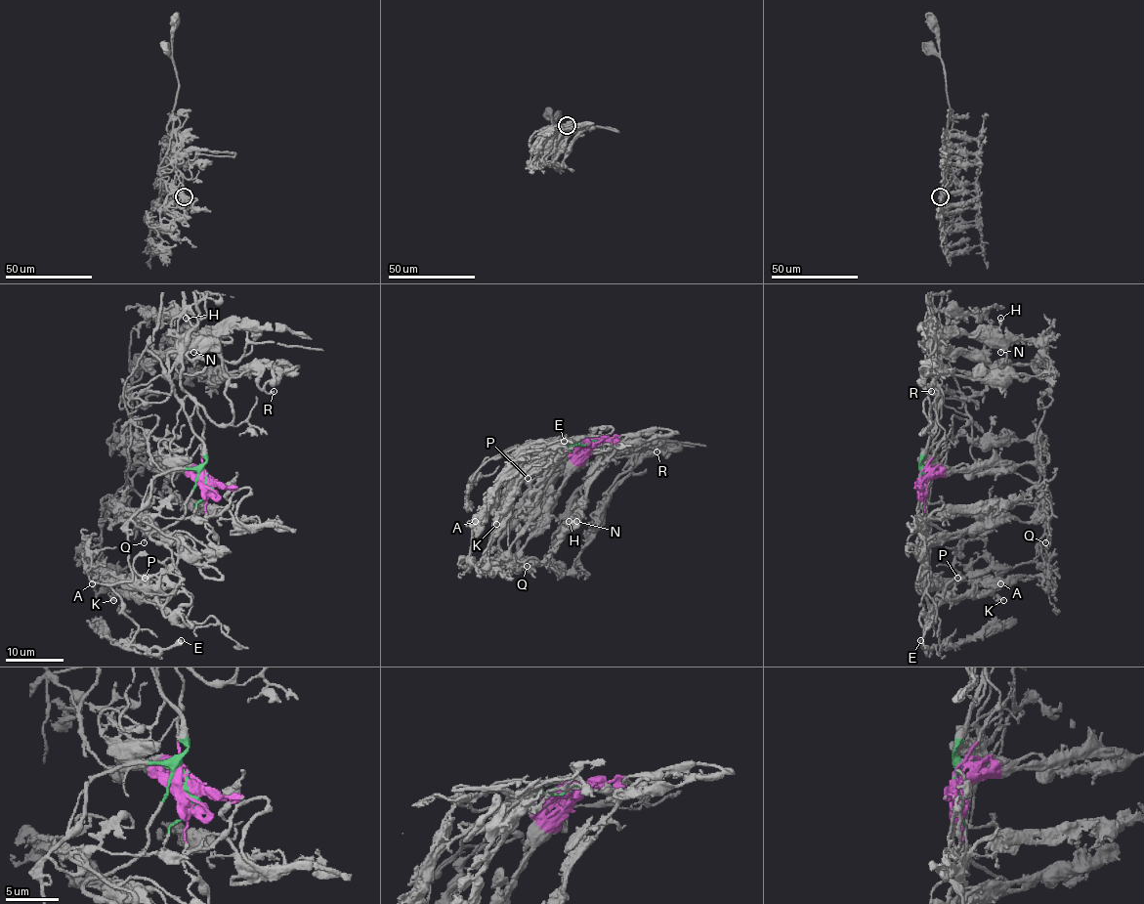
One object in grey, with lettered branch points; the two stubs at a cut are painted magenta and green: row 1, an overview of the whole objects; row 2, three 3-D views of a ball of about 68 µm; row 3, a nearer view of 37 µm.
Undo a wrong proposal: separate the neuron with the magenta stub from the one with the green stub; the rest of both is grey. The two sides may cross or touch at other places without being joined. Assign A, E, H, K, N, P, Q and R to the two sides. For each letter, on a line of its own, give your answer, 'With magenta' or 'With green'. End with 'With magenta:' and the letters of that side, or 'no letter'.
A: With green
E: With green
H: With magenta
K: With green
N: With magenta
P: With green
Q: With green
R: With magenta
With magenta: H, N, R

